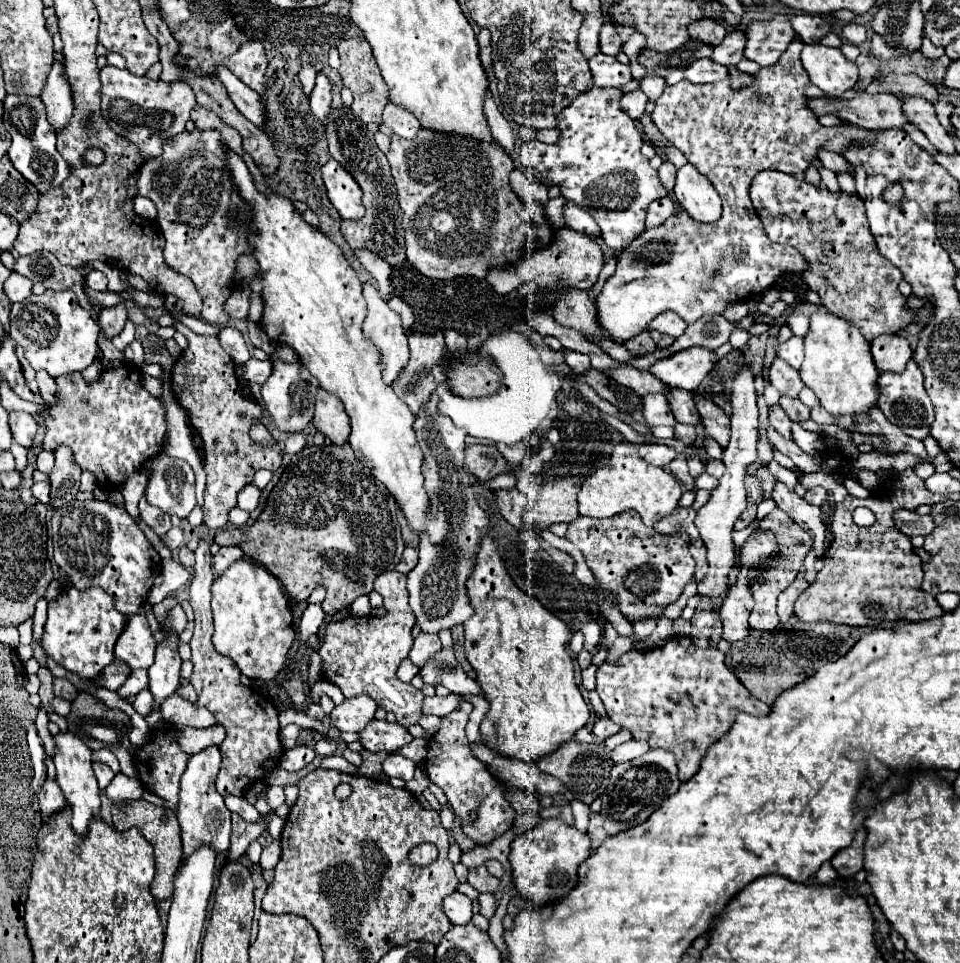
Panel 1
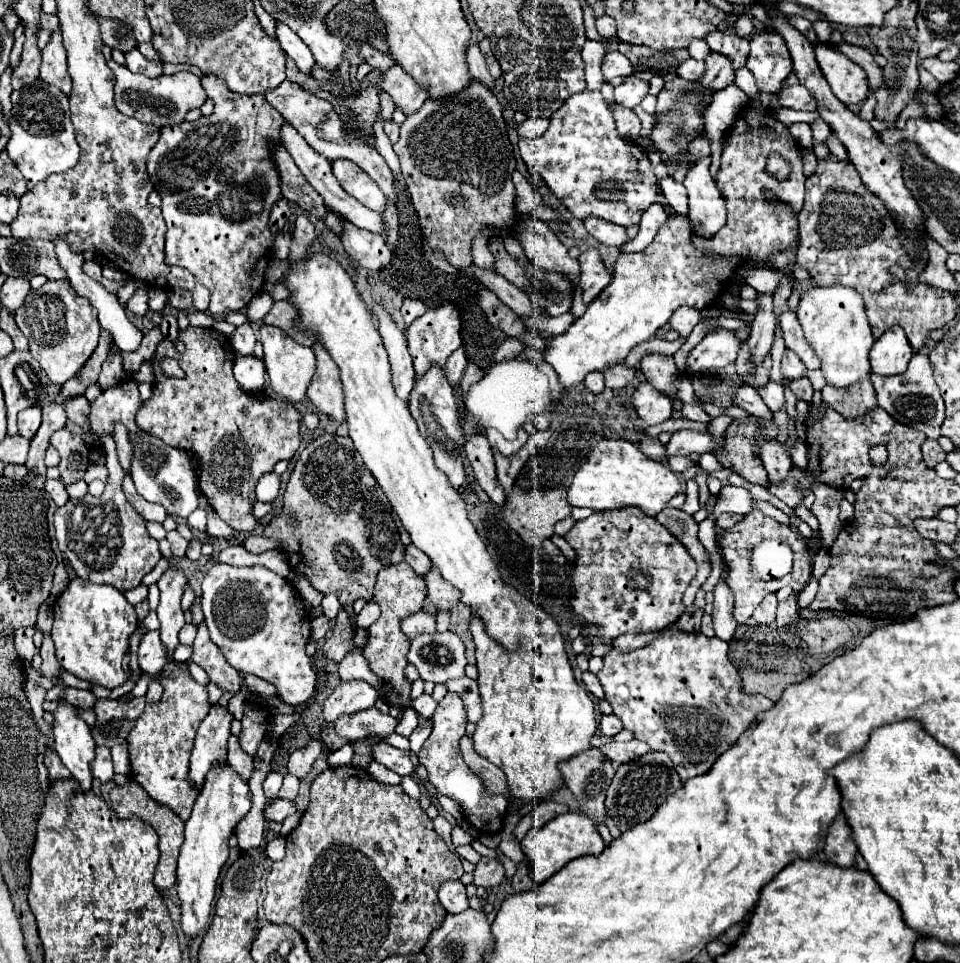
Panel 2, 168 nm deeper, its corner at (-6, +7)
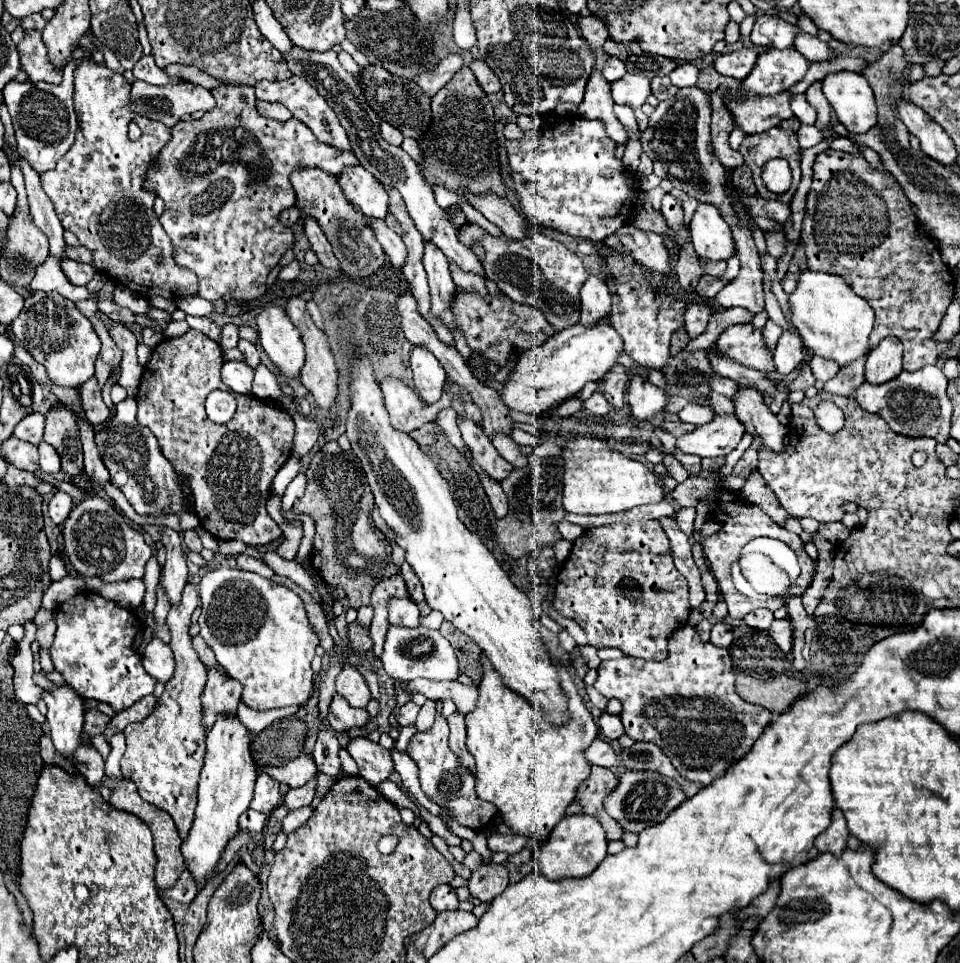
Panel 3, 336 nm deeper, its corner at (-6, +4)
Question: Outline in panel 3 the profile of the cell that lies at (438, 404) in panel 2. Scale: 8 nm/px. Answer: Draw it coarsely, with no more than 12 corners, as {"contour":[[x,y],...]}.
{"contour":[[414,347],[410,367],[424,403],[438,401],[446,381],[440,361]]}

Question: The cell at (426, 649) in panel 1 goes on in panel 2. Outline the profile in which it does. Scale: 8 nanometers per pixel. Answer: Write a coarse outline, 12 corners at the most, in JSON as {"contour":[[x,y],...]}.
{"contour":[[416,612],[400,622],[400,630],[412,634],[436,632],[434,618]]}

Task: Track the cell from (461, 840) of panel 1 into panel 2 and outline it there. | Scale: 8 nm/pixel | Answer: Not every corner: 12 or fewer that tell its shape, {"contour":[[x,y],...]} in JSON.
{"contour":[[482,858],[474,870],[474,884],[496,888],[506,880],[504,866]]}

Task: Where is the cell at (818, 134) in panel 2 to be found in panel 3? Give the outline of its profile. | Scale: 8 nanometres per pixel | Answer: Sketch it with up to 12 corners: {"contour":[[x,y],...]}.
{"contour":[[804,95],[792,97],[792,111],[802,123],[814,125],[816,111]]}

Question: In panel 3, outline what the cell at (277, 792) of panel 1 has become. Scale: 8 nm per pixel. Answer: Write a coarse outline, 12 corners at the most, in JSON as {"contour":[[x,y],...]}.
{"contour":[[260,773],[250,807],[270,815],[280,805],[280,783]]}

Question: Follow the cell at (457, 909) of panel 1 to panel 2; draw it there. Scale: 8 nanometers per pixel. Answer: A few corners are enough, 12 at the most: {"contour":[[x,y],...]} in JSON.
{"contour":[[444,882],[438,900],[450,914],[468,908],[462,882]]}

